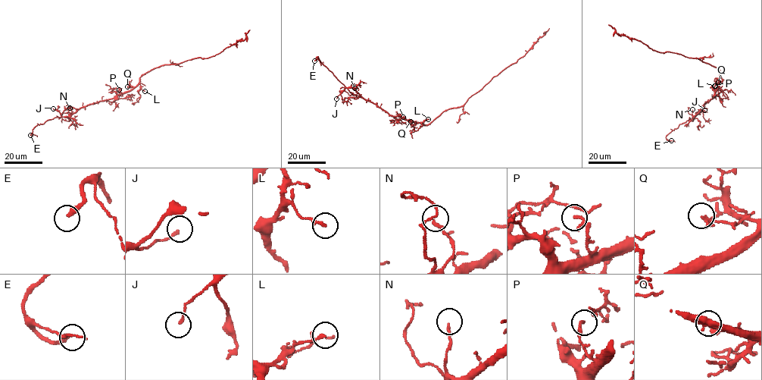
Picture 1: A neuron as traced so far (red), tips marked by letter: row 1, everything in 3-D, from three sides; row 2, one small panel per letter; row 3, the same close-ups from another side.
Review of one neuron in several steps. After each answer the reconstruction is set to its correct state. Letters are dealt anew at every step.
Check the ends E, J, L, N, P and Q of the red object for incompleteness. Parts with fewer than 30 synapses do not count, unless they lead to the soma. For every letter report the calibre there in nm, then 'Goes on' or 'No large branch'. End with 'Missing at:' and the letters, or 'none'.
E: Thickness 280 nm. Goes on
J: Thickness 140 nm. No large branch
L: Thickness 180 nm. No large branch
N: Thickness 140 nm. No large branch
P: Thickness 90 nm. No large branch
Q: Thickness 200 nm. No large branch
Missing at: E

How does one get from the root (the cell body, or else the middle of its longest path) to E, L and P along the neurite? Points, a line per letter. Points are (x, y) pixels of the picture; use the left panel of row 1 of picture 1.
E: (145, 73), (129, 90), (80, 108), (69, 116), (48, 120), (35, 127), (30, 135)
L: (145, 73), (140, 77), (138, 83), (145, 91)
P: (145, 73), (130, 89), (122, 93), (119, 89)

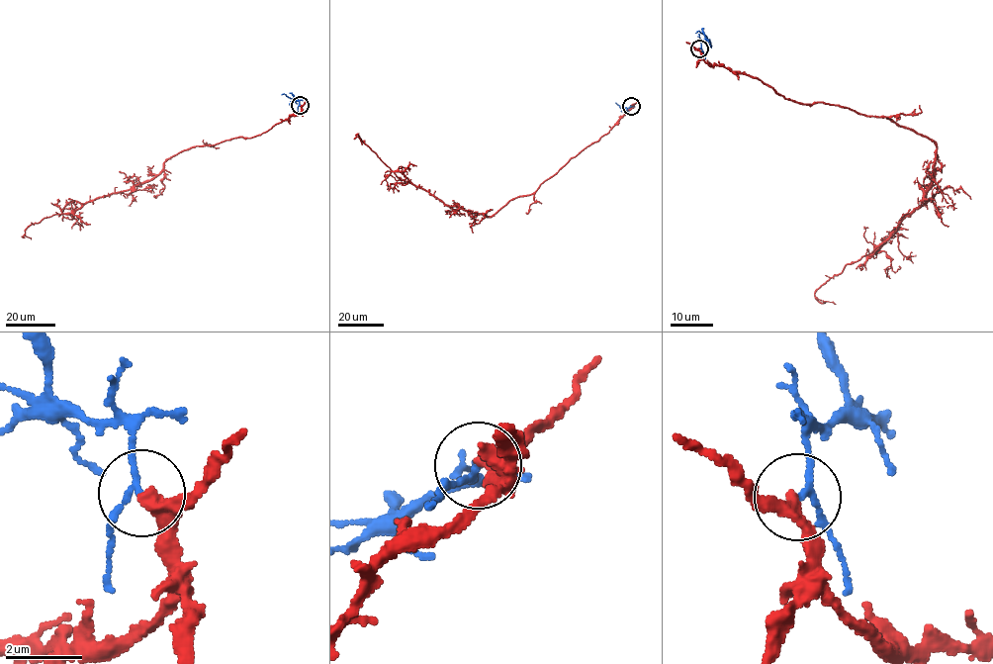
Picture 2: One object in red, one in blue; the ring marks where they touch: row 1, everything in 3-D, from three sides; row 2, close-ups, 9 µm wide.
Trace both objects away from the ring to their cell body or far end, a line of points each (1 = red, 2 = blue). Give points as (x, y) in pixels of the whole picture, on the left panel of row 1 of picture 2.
1: (300, 105), (300, 114), (260, 135), (186, 148), (151, 178), (32, 224), (25, 236), (31, 238)
2: (300, 105), (298, 100), (281, 94)

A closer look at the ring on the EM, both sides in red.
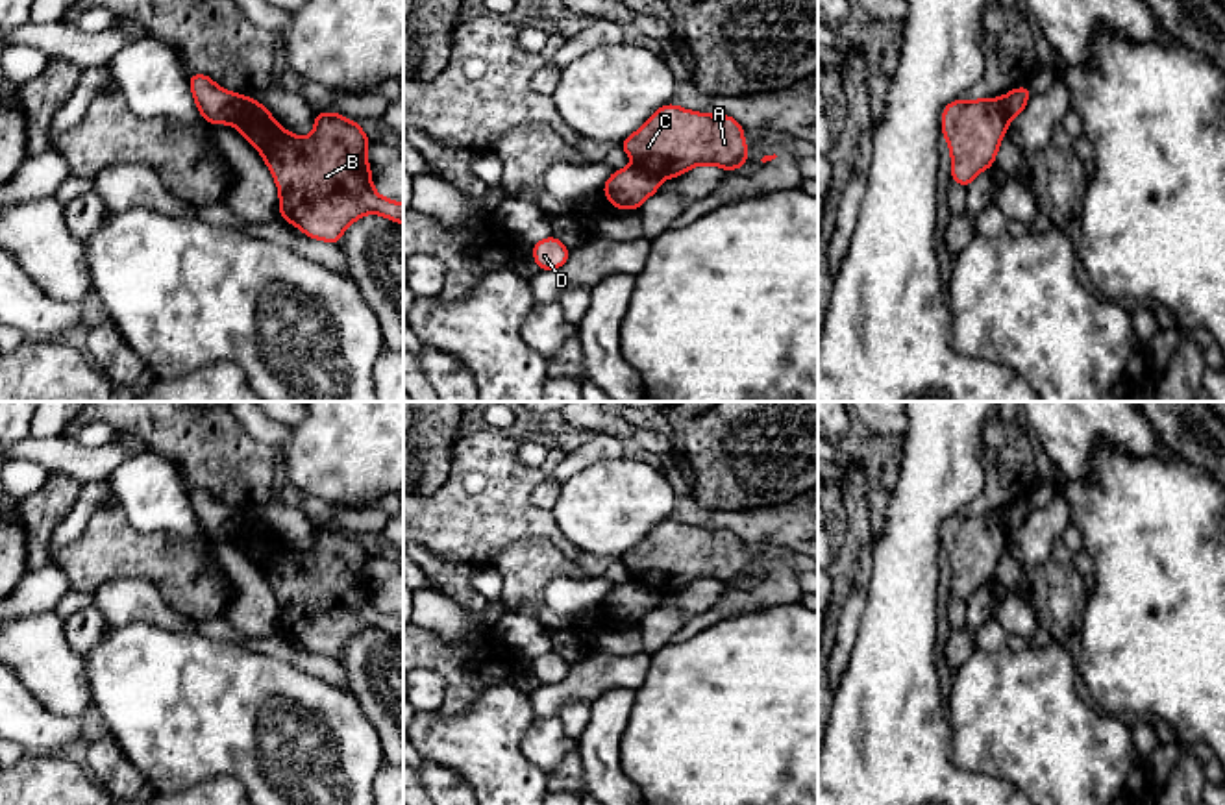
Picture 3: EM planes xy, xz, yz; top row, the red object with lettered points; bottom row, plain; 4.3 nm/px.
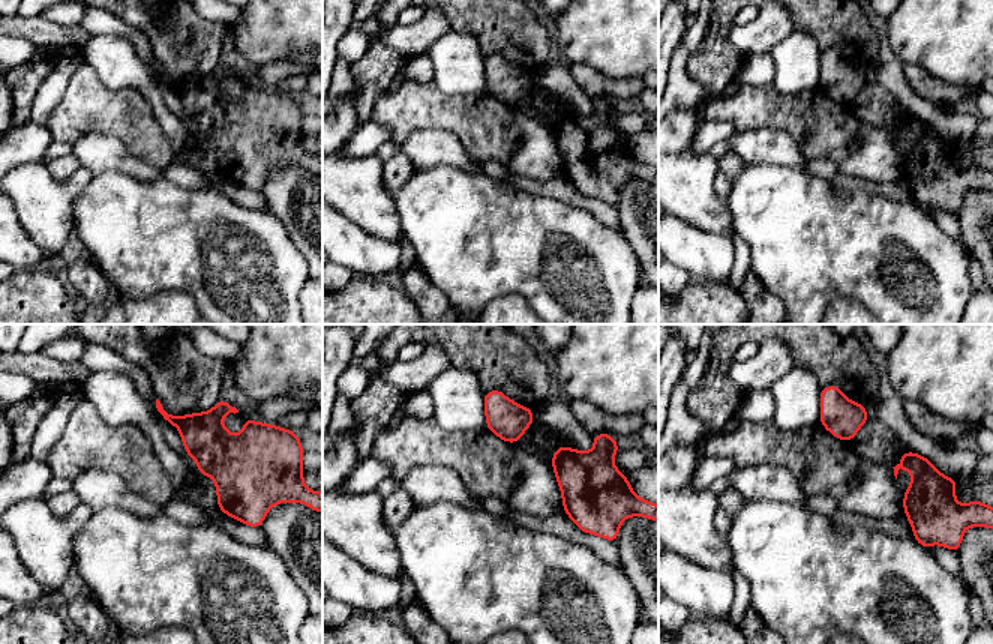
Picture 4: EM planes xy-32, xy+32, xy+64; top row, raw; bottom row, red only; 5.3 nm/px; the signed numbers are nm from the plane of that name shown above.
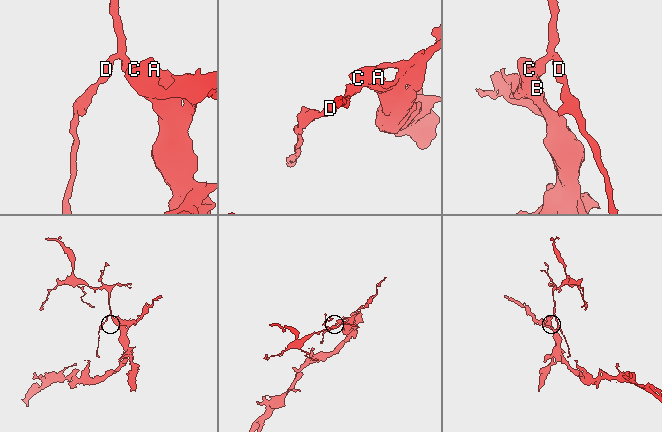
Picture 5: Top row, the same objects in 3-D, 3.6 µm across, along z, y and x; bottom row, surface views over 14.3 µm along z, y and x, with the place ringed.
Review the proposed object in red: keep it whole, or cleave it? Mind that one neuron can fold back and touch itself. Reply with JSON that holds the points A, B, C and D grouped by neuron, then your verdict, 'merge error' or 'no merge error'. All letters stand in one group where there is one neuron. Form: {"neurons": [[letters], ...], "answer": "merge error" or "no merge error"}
{"neurons": [["A", "B", "C"], ["D"]], "answer": "merge error"}

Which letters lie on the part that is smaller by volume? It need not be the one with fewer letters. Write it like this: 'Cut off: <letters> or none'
Cut off: D

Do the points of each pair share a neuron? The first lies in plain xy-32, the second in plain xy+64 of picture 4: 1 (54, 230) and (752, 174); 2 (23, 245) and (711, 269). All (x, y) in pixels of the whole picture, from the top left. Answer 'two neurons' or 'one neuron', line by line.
1: two neurons
2: one neuron

